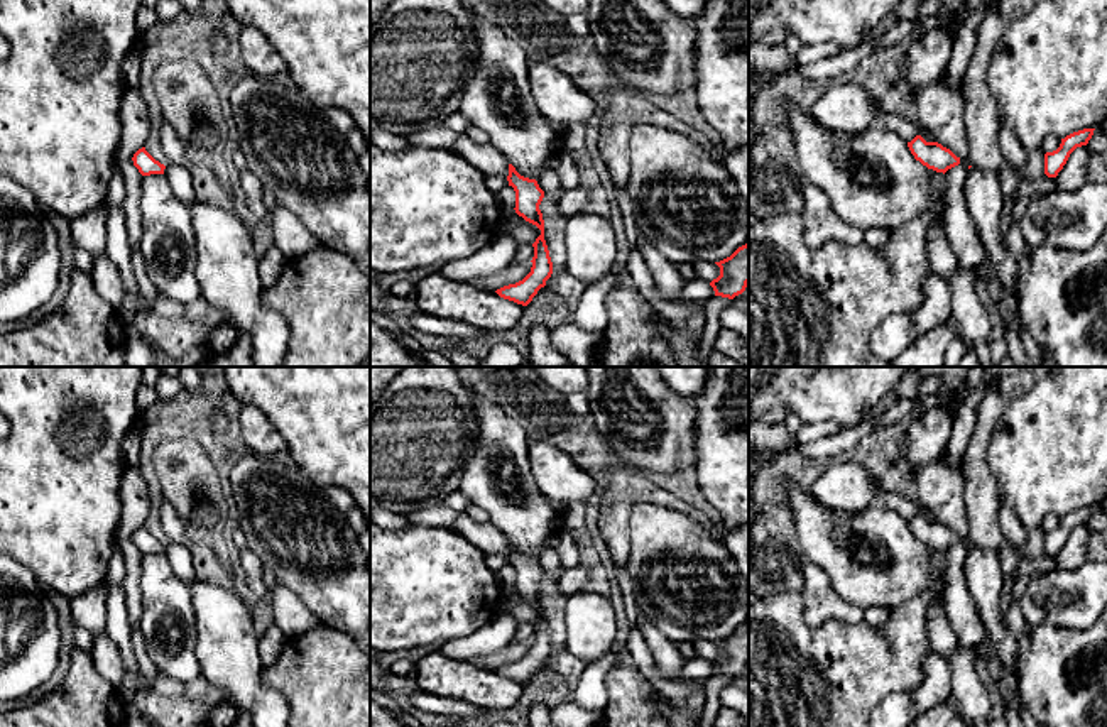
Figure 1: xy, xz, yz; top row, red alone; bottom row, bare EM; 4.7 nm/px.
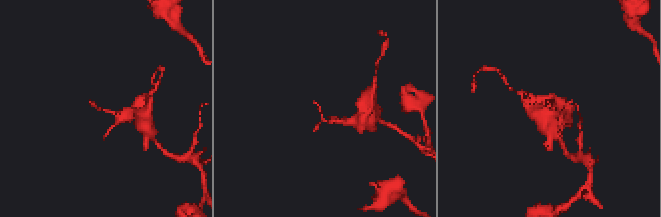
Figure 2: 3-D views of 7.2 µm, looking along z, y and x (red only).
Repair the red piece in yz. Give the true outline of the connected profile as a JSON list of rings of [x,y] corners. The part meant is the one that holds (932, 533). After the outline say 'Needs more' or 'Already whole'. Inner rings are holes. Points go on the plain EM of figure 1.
[[[916,514],[908,521],[908,526],[916,539],[936,551],[945,553],[948,548],[960,543],[960,536],[957,536],[950,527],[938,521],[926,521],[921,514]]]. Already whole

